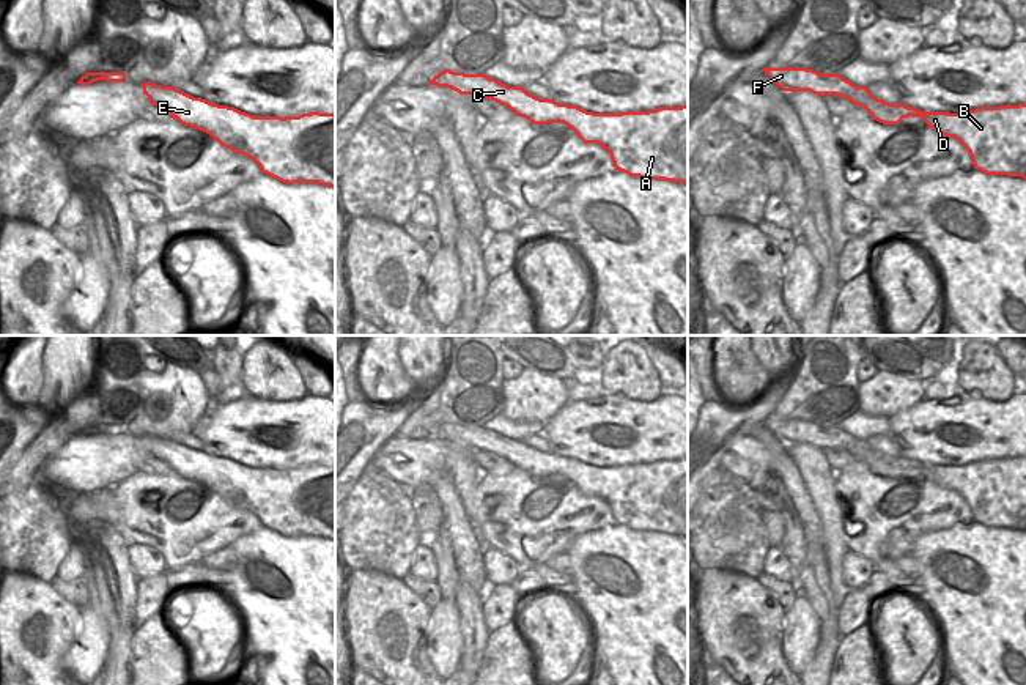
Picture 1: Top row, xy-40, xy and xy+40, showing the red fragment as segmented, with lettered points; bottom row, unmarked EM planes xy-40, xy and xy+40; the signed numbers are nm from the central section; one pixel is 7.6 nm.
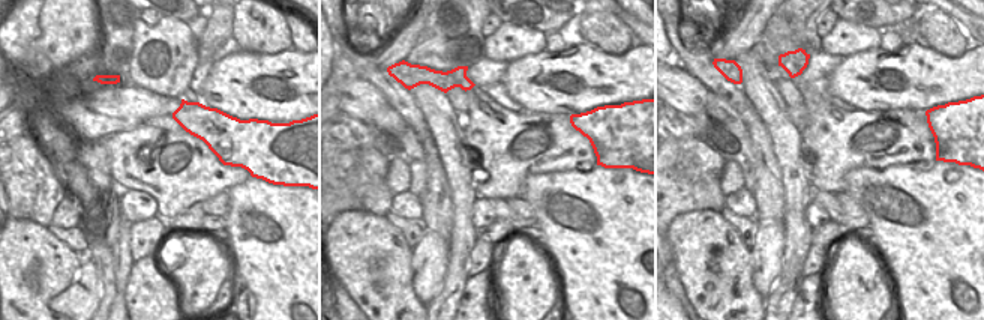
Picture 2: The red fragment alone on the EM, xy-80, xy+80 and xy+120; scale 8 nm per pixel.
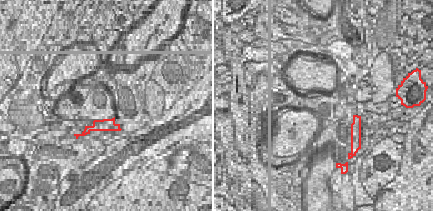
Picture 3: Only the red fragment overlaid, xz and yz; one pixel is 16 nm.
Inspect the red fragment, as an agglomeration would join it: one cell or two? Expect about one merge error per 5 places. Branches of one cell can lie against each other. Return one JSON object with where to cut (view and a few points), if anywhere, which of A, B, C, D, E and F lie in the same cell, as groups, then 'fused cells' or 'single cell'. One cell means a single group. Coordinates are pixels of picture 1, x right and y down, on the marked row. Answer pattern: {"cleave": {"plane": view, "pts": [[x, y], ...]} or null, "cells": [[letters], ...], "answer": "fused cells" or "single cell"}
{"cleave": null, "cells": [["A", "B", "C", "D", "E", "F"]], "answer": "single cell"}

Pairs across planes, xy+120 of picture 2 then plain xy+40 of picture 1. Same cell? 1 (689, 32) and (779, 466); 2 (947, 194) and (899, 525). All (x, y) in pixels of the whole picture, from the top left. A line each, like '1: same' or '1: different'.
1: same
2: different

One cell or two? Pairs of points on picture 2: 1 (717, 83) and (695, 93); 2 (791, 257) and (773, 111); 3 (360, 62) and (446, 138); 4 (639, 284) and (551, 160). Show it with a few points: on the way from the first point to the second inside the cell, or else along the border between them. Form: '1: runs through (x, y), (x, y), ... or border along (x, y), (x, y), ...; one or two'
1: border along (680, 63), (710, 90); two
2: runs through (795, 221), (795, 182), (786, 147); one
3: border along (410, 90), (431, 135); two
4: border along (594, 166), (588, 170), (531, 173), (525, 179); two

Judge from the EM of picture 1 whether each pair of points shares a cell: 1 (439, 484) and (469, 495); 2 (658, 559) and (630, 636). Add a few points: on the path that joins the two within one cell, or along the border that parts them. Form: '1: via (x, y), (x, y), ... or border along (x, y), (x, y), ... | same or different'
1: border along (447, 470), (463, 510), (472, 523) | different
2: via (658, 578), (658, 608), (649, 618) | same

